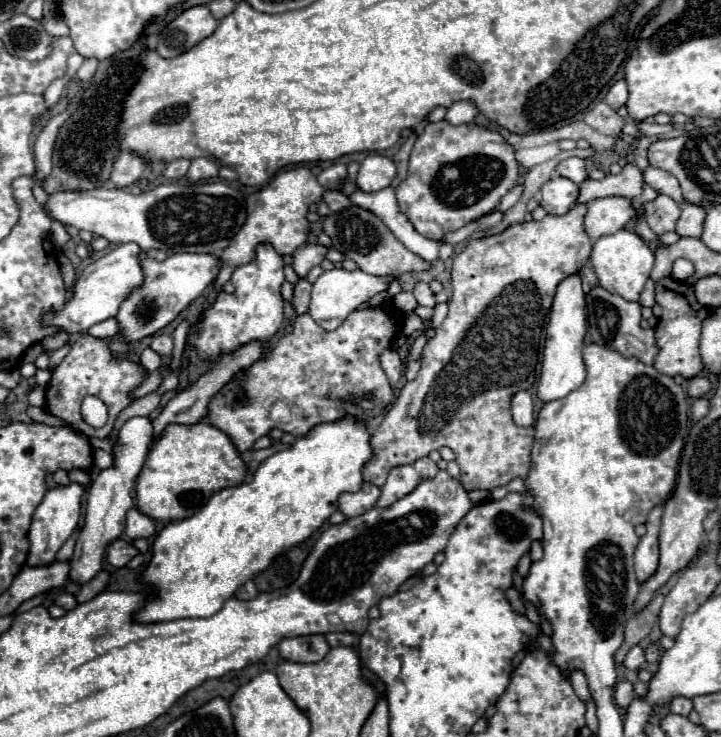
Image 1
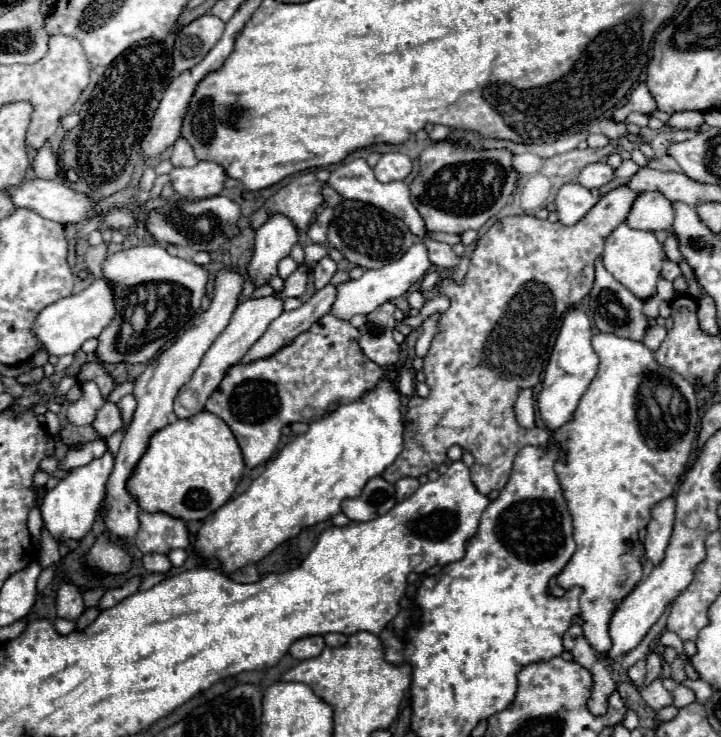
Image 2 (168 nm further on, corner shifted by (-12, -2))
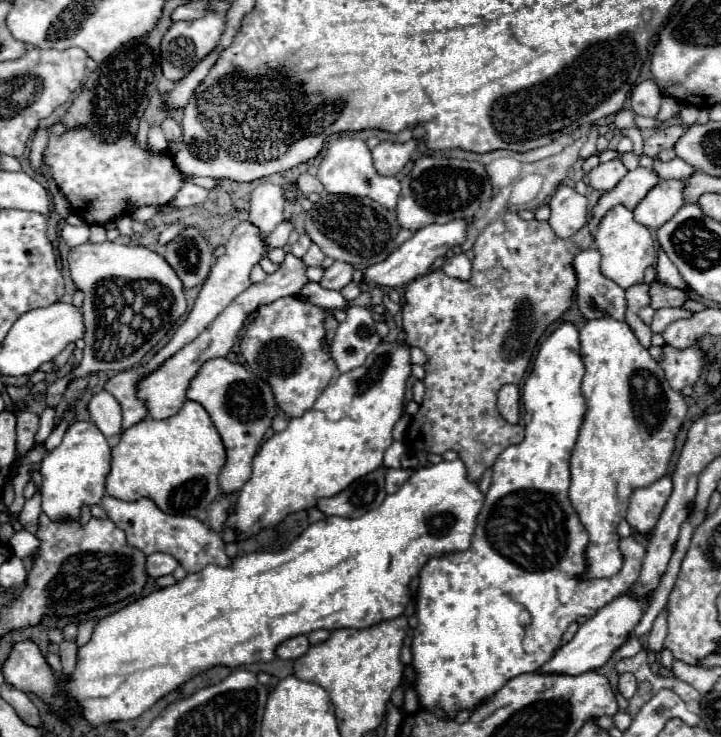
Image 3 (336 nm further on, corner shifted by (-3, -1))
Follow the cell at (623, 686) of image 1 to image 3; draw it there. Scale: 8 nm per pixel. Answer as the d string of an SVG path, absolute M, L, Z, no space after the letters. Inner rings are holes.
M663 607L663 611L657 615L655 623L653 623L653 629L649 633L649 651L661 651L663 649L663 639L667 635L667 607Z

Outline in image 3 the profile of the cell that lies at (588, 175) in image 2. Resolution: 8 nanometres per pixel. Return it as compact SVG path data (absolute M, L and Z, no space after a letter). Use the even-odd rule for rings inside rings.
M613 159L609 163L601 163L597 165L591 173L589 173L589 181L593 189L599 191L611 191L615 189L615 185L627 175L625 165L619 159Z

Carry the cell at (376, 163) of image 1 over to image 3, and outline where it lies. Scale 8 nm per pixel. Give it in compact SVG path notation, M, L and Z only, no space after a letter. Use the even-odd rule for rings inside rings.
M411 139L405 143L381 141L373 149L373 163L381 175L397 175L411 160L417 149L417 141Z

